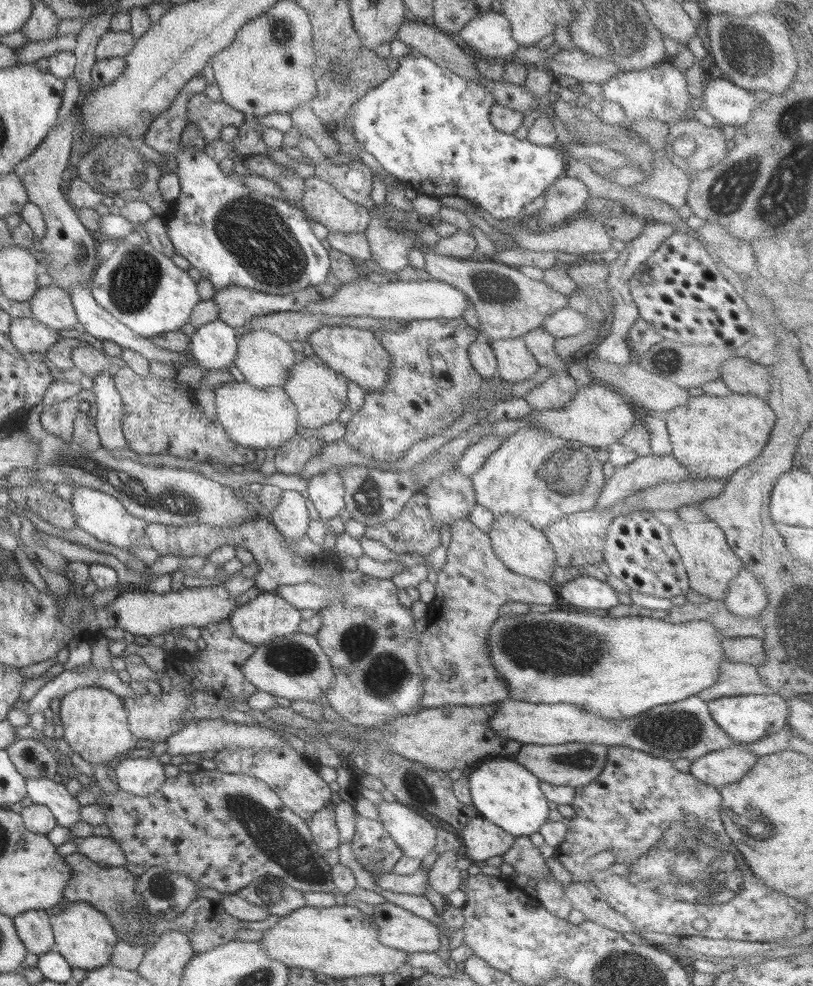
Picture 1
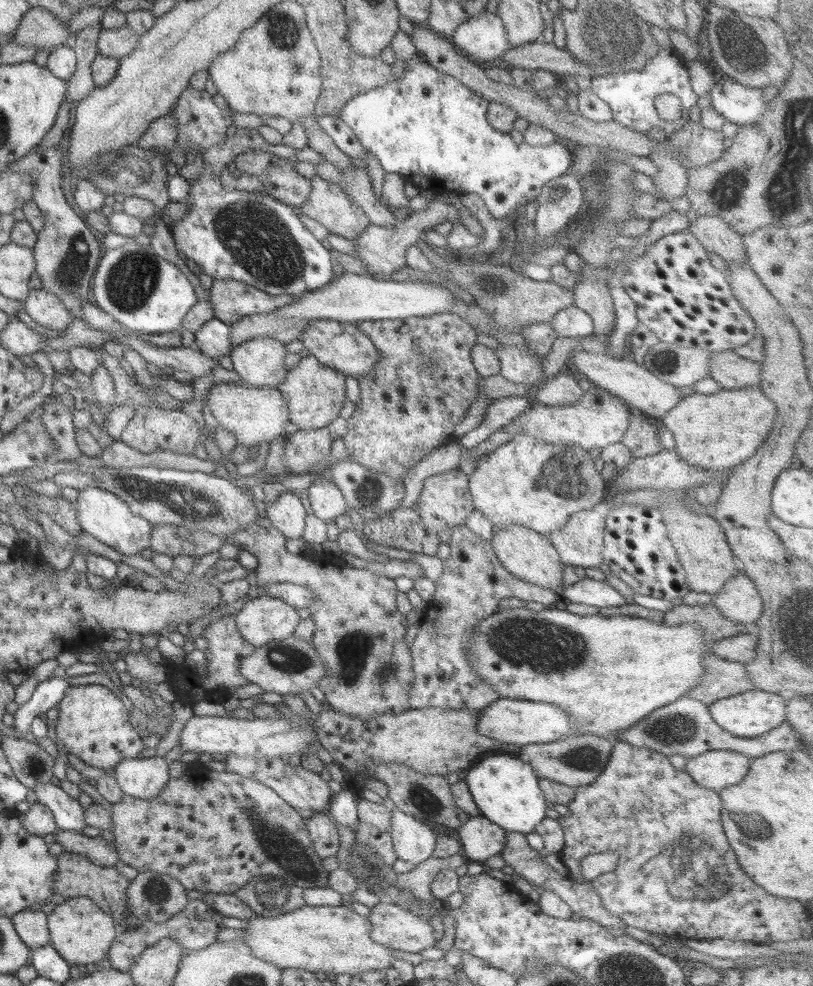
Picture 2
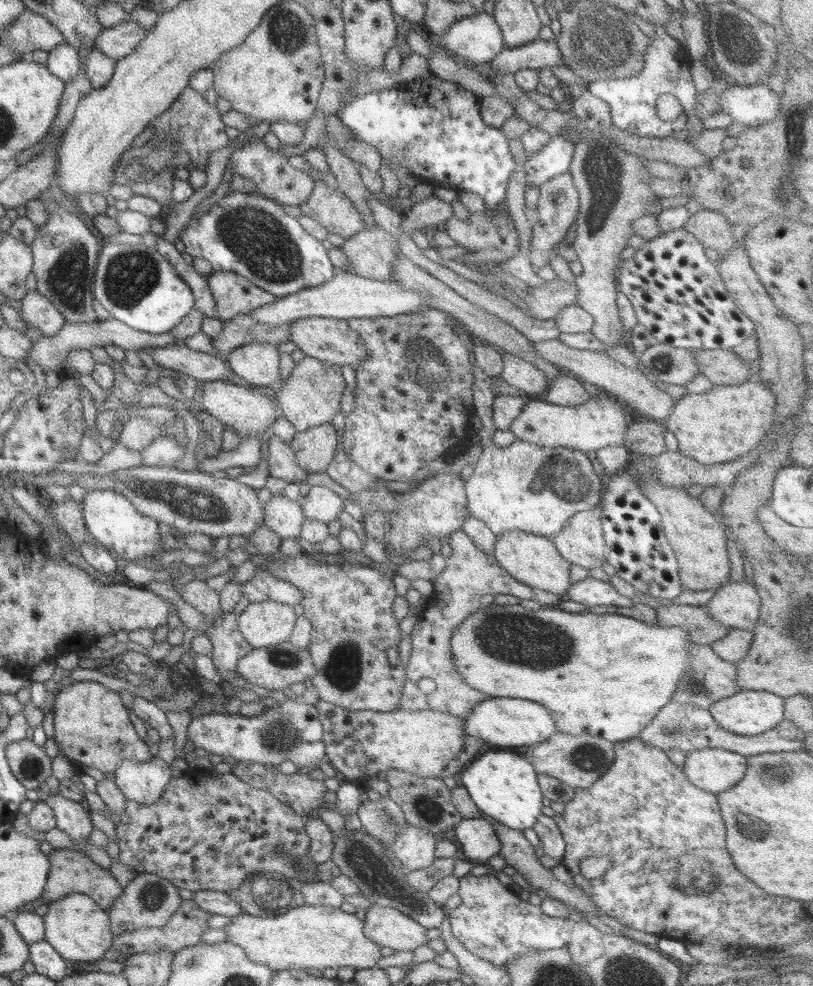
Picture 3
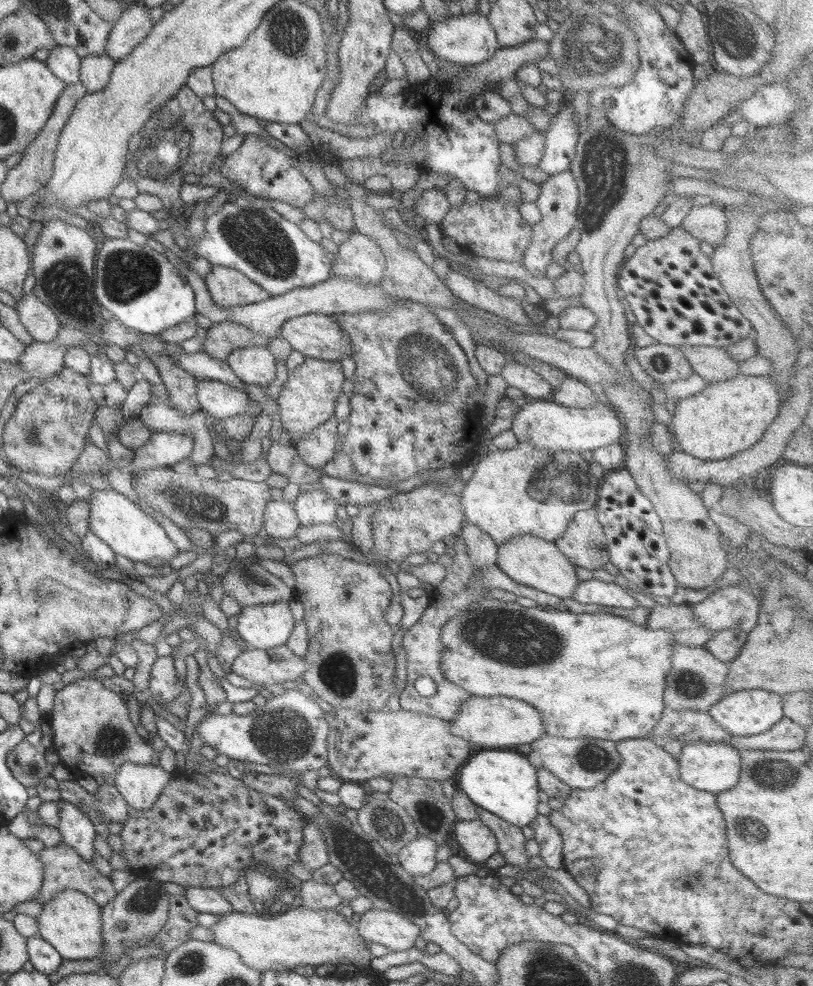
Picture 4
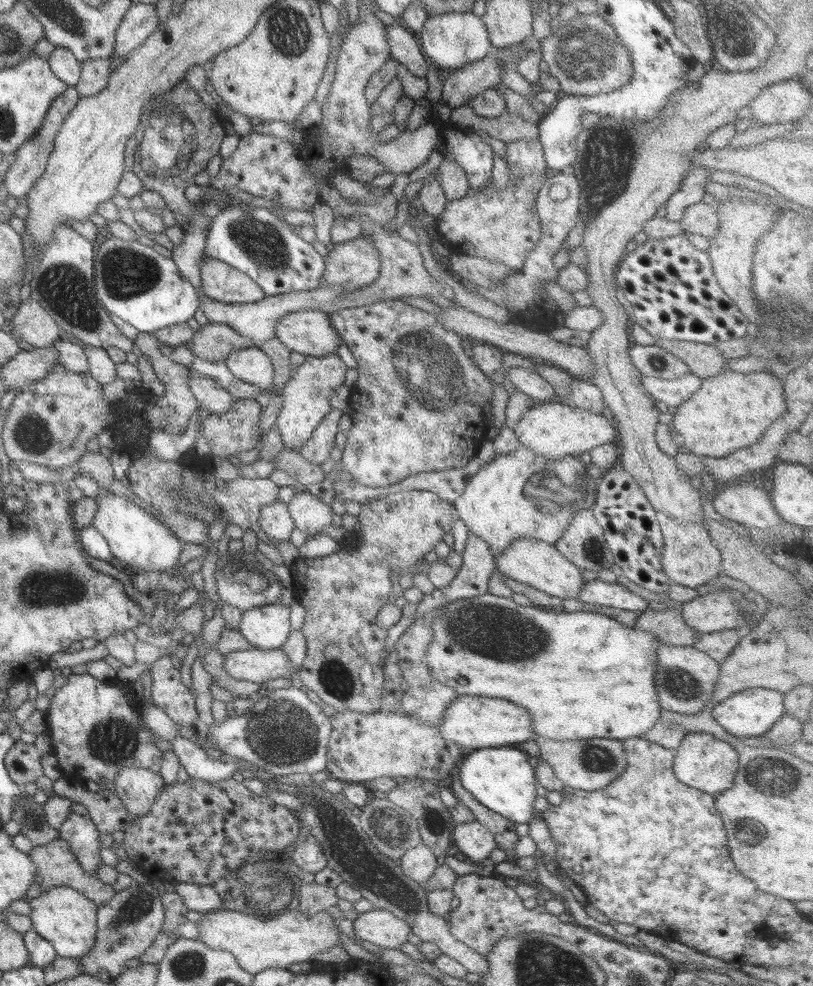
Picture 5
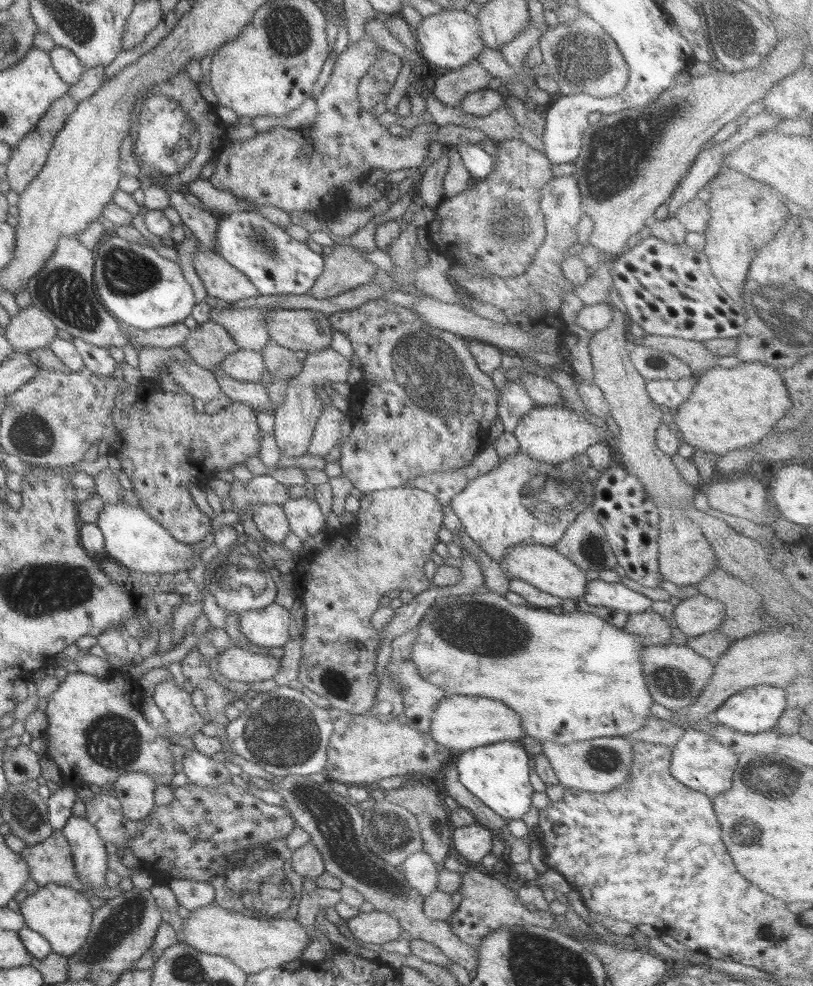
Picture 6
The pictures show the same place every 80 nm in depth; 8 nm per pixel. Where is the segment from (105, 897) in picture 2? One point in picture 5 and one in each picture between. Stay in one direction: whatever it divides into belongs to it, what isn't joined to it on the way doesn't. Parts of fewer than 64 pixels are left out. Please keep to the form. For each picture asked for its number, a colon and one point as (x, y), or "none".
3: (70, 871)
4: (63, 869)
5: (57, 865)

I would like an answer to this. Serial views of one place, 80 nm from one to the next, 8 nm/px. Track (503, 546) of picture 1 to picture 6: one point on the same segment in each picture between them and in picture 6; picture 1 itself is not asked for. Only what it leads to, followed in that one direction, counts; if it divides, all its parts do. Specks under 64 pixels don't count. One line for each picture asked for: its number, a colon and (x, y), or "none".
2: (531, 557)
3: (533, 560)
4: (529, 560)
5: (529, 561)
6: (543, 567)

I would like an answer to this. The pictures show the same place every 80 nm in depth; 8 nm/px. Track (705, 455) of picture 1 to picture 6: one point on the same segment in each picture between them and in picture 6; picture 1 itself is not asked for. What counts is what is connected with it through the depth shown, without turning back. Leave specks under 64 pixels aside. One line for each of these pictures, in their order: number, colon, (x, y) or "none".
2: (714, 432)
3: (723, 424)
4: (725, 418)
5: (730, 411)
6: (729, 409)

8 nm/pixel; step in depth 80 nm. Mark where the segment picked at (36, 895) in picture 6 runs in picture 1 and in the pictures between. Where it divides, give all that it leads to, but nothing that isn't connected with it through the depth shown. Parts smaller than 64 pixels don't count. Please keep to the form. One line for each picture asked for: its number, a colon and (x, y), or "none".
1: (84, 937)
2: (80, 932)
3: (77, 927)
4: (71, 922)
5: (63, 917)

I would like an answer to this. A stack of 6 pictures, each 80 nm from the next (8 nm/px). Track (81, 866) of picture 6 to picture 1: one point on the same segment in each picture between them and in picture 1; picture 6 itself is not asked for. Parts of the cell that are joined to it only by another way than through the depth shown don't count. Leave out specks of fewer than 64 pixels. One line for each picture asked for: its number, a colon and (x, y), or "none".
1: (64, 806)
2: (69, 815)
3: (71, 817)
4: (77, 830)
5: (78, 831)

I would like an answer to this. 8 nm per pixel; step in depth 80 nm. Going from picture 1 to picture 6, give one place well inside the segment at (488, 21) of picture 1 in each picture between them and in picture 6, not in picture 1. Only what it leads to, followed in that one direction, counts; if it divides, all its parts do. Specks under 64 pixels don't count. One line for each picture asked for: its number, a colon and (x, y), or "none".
2: (483, 38)
3: (477, 39)
4: (465, 40)
5: (452, 40)
6: (451, 39)

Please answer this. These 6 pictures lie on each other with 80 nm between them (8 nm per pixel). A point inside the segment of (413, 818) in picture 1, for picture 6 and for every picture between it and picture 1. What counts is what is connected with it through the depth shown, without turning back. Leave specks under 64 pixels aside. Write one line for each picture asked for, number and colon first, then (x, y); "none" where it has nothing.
2: (414, 841)
3: (415, 848)
4: (419, 857)
5: (419, 863)
6: (420, 870)

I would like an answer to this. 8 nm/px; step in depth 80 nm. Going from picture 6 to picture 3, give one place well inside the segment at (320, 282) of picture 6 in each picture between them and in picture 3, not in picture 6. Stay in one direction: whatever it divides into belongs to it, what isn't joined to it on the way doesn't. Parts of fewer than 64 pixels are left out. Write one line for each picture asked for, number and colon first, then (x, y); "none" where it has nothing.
3: (371, 253)
4: (360, 259)
5: (353, 264)

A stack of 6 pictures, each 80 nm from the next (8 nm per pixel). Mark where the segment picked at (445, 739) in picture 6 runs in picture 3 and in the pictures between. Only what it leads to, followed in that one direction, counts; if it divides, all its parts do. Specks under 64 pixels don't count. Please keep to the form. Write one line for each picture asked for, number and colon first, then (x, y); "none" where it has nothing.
3: (502, 722)
4: (485, 722)
5: (474, 723)

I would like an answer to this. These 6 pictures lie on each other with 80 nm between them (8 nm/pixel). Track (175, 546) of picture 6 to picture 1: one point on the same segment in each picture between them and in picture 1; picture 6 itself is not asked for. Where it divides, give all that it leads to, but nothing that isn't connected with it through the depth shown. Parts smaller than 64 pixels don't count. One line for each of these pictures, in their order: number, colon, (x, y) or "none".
1: (101, 515)
2: (103, 515)
3: (112, 520)
4: (121, 523)
5: (136, 539)

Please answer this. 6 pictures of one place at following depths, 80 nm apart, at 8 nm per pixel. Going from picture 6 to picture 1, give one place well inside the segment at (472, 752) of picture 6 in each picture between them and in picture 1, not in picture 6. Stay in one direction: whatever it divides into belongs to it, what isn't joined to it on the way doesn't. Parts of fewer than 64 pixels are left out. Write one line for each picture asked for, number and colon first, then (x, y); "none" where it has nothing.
1: (504, 792)
2: (506, 789)
3: (504, 785)
4: (504, 782)
5: (501, 778)

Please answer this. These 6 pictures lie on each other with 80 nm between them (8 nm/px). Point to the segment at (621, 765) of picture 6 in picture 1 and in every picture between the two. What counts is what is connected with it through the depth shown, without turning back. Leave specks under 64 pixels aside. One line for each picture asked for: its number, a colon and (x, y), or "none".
1: (572, 764)
2: (575, 761)
3: (579, 761)
4: (583, 763)
5: (592, 764)

